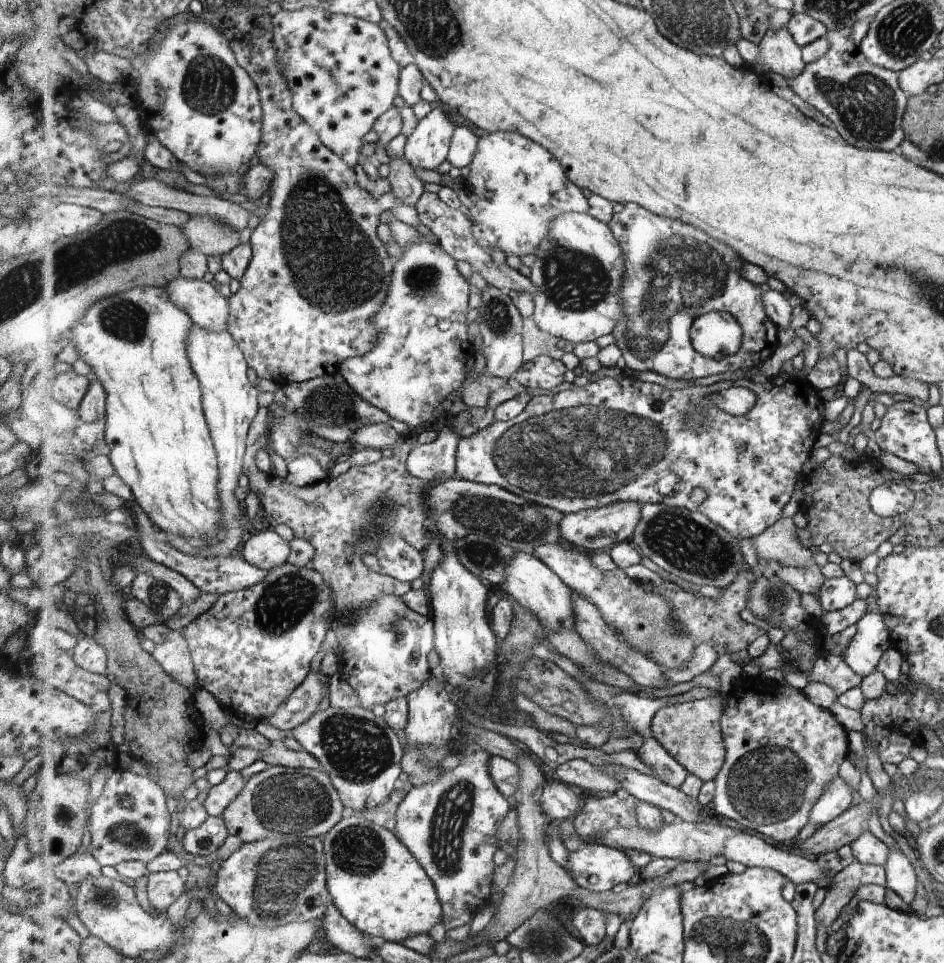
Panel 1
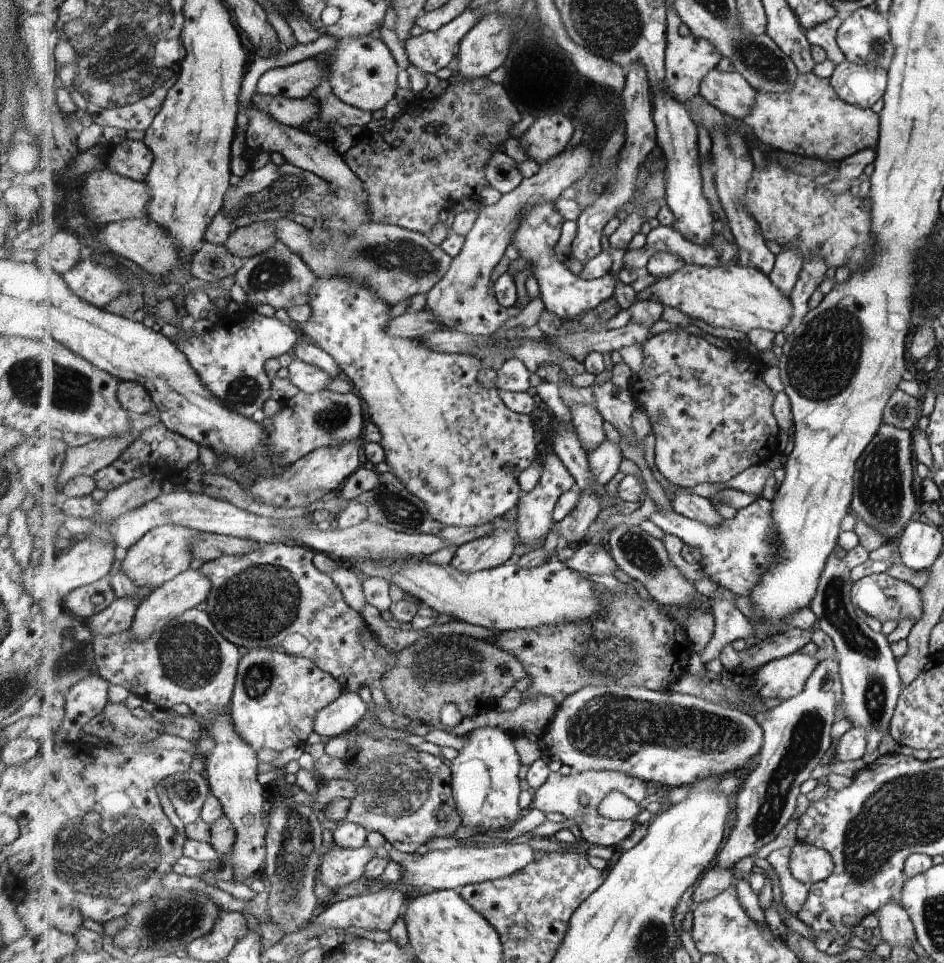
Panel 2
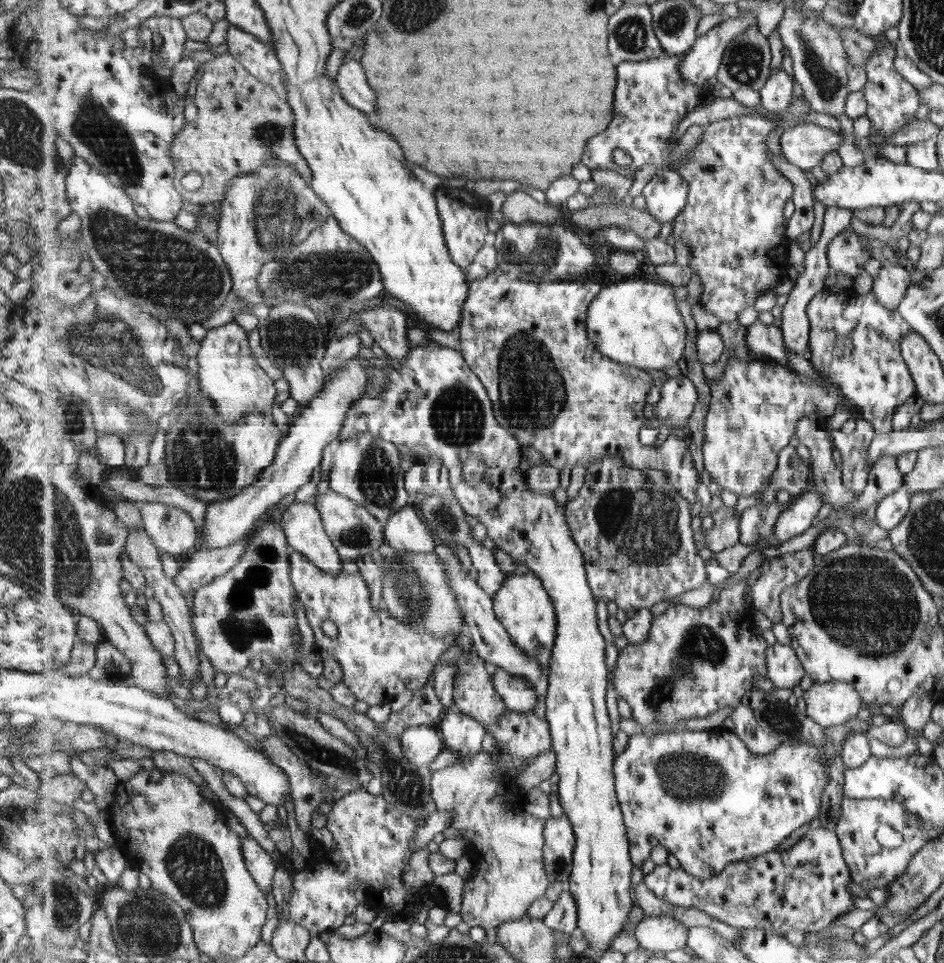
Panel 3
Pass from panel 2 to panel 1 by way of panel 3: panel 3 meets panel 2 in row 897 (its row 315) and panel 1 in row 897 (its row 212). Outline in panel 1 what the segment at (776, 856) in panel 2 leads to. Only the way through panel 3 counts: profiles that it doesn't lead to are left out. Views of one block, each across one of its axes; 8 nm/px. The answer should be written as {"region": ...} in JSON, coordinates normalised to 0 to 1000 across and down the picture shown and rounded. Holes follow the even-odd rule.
{"region":[[[905,893],[883,910],[883,917],[875,922],[872,938],[864,946],[865,953],[878,967],[878,962],[887,955],[897,937],[907,929],[914,919],[931,919],[939,923],[939,900],[915,898]]]}

